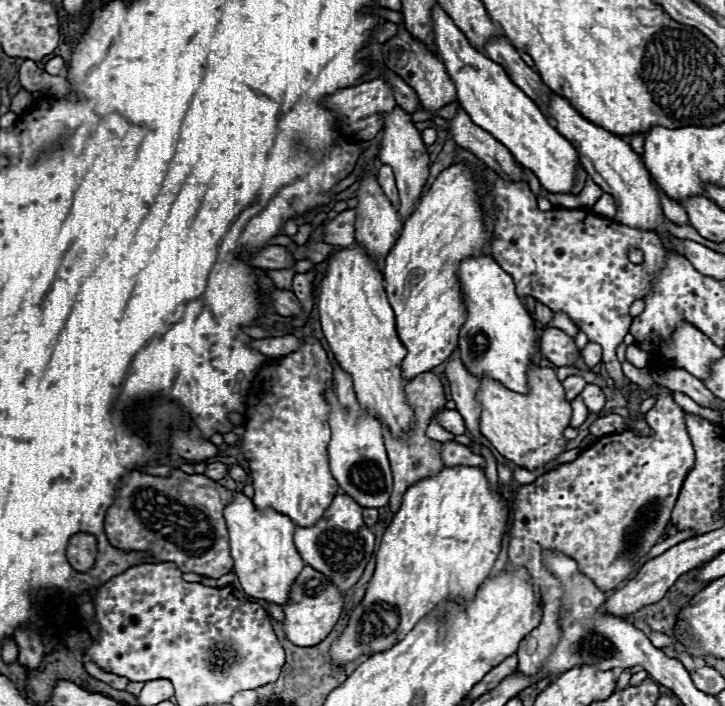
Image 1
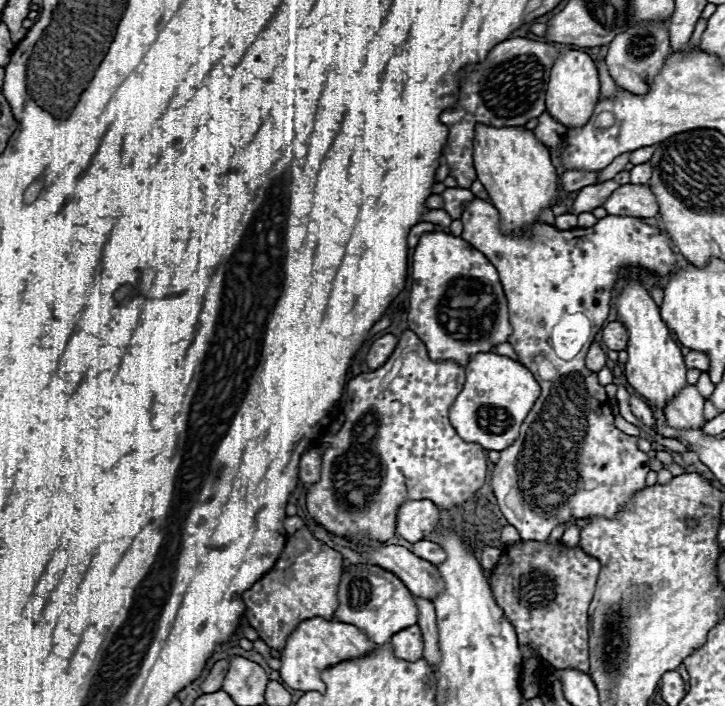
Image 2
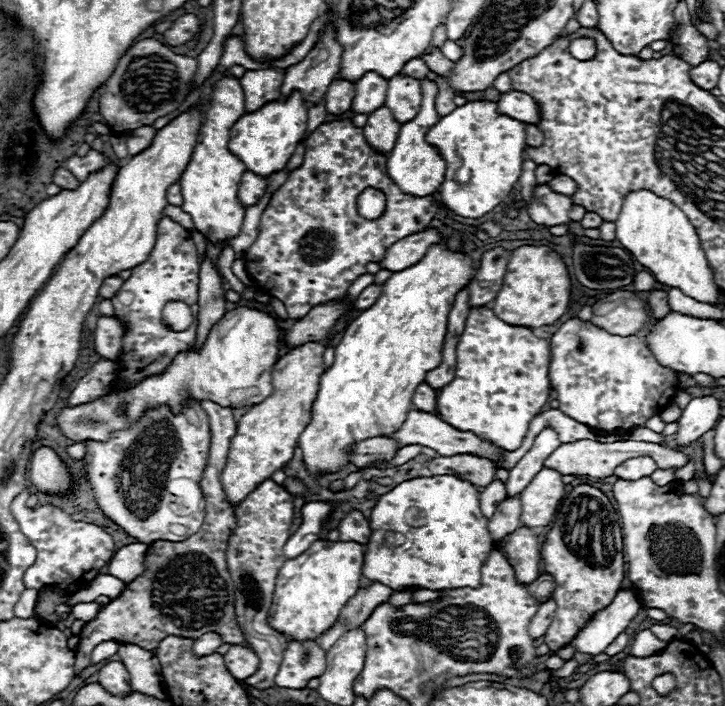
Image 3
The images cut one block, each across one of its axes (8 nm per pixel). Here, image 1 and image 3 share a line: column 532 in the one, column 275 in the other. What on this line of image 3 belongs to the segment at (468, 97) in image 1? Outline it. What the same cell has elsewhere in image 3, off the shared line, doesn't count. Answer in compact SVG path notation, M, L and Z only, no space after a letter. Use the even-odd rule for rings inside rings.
M292 92L292 96L286 102L276 100L266 104L258 112L244 114L230 130L228 150L246 164L246 170L258 176L270 176L288 164L296 146L306 138L306 120L306 102L302 100L300 92Z

